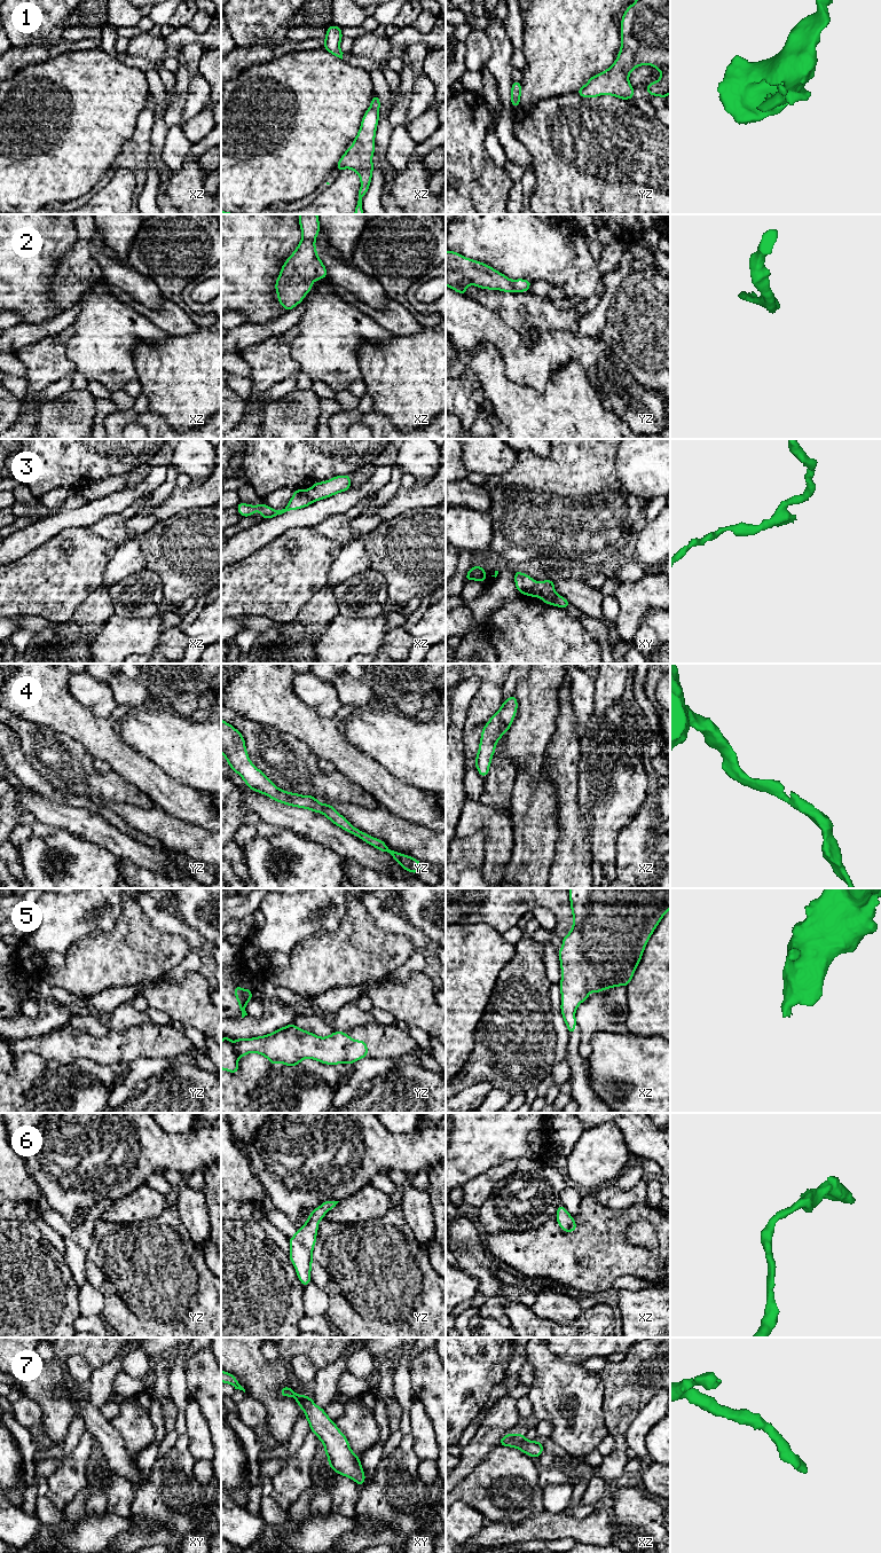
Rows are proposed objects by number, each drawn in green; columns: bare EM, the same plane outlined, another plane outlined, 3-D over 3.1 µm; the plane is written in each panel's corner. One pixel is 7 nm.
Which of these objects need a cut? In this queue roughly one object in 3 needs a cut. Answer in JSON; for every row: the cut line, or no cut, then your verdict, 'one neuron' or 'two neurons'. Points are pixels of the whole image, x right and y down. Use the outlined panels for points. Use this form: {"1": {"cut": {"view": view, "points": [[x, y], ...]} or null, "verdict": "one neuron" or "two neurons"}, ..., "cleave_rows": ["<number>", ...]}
{"1": {"cut": null, "verdict": "one neuron"}, "2": {"cut": null, "verdict": "one neuron"}, "3": {"cut": null, "verdict": "one neuron"}, "4": {"cut": null, "verdict": "one neuron"}, "5": {"cut": null, "verdict": "one neuron"}, "6": {"cut": null, "verdict": "one neuron"}, "7": {"cut": null, "verdict": "one neuron"}, "cleave_rows": []}

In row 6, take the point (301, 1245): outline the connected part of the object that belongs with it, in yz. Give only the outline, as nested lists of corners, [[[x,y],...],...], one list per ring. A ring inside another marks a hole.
[[[324,1201],[315,1208],[306,1223],[297,1230],[296,1234],[289,1239],[290,1254],[289,1257],[296,1268],[296,1272],[300,1283],[306,1287],[312,1278],[312,1255],[316,1242],[317,1229],[320,1221],[325,1217],[325,1213],[331,1210],[339,1201]]]

